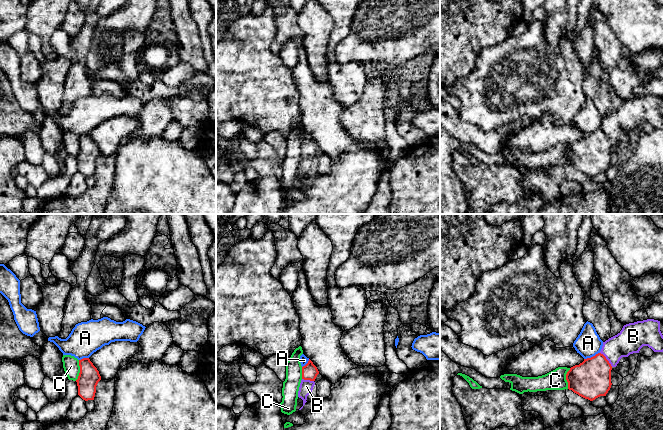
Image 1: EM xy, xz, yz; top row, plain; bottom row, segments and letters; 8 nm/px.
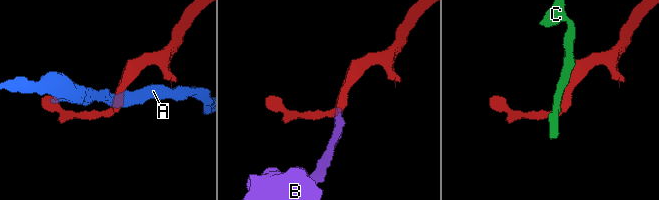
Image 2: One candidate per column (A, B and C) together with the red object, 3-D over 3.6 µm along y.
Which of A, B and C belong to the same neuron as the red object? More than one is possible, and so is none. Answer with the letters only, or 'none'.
B

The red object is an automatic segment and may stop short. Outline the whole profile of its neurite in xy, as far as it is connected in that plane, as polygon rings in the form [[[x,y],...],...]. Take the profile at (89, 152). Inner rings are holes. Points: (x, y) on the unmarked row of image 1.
[[[89,134],[79,136],[80,149],[76,156],[78,162],[78,171],[85,177],[94,176],[96,162],[101,156],[97,144]]]

